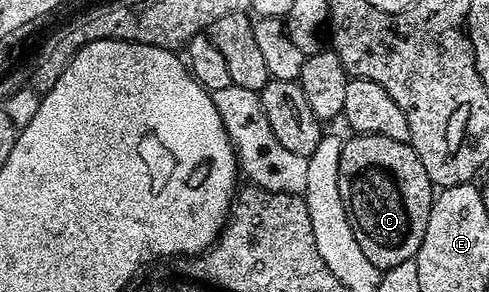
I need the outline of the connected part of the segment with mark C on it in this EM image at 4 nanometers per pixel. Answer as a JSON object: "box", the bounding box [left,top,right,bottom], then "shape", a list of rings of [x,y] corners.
{"box":[339,133,435,271],"shape":[[[378,133],[346,136],[341,142],[339,155],[339,195],[343,195],[345,214],[359,247],[363,247],[363,255],[367,255],[367,259],[371,259],[377,269],[384,271],[416,258],[427,231],[435,186],[427,171],[423,171],[423,163],[419,163],[419,155],[412,145]]]}

